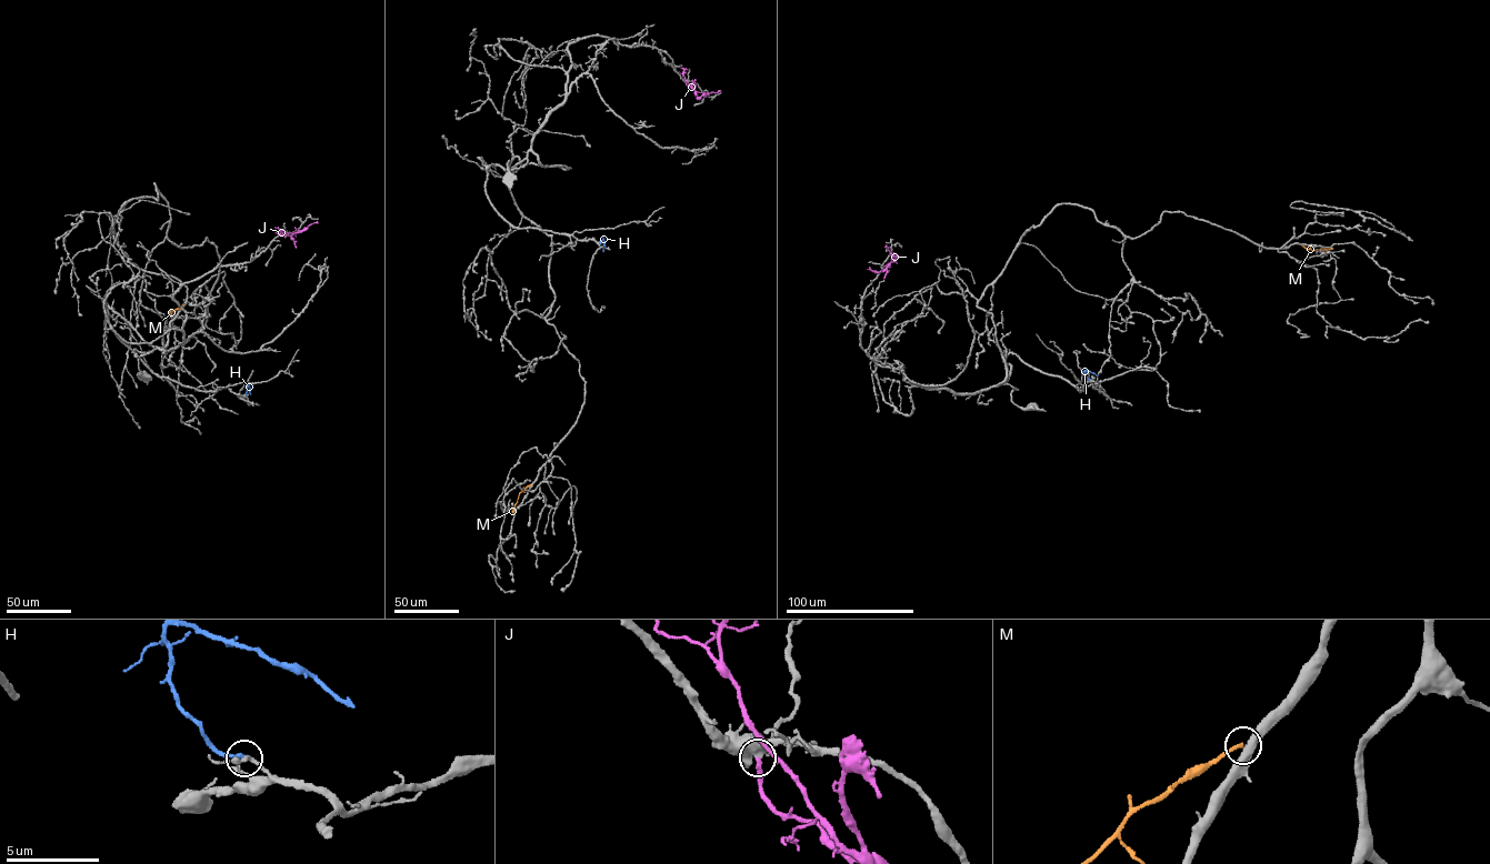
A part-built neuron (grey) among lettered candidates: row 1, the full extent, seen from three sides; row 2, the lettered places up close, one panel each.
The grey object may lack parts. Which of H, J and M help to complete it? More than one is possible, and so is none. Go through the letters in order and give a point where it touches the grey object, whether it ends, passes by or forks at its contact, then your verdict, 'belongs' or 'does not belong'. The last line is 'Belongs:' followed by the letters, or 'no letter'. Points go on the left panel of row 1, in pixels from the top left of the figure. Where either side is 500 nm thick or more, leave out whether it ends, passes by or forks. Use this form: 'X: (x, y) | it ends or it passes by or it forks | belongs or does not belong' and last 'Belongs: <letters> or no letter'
H: (246, 394) | it ends | belongs
J: (283, 232) | it ends | belongs
M: (183, 304) | it ends | does not belong
Belongs: H, J

